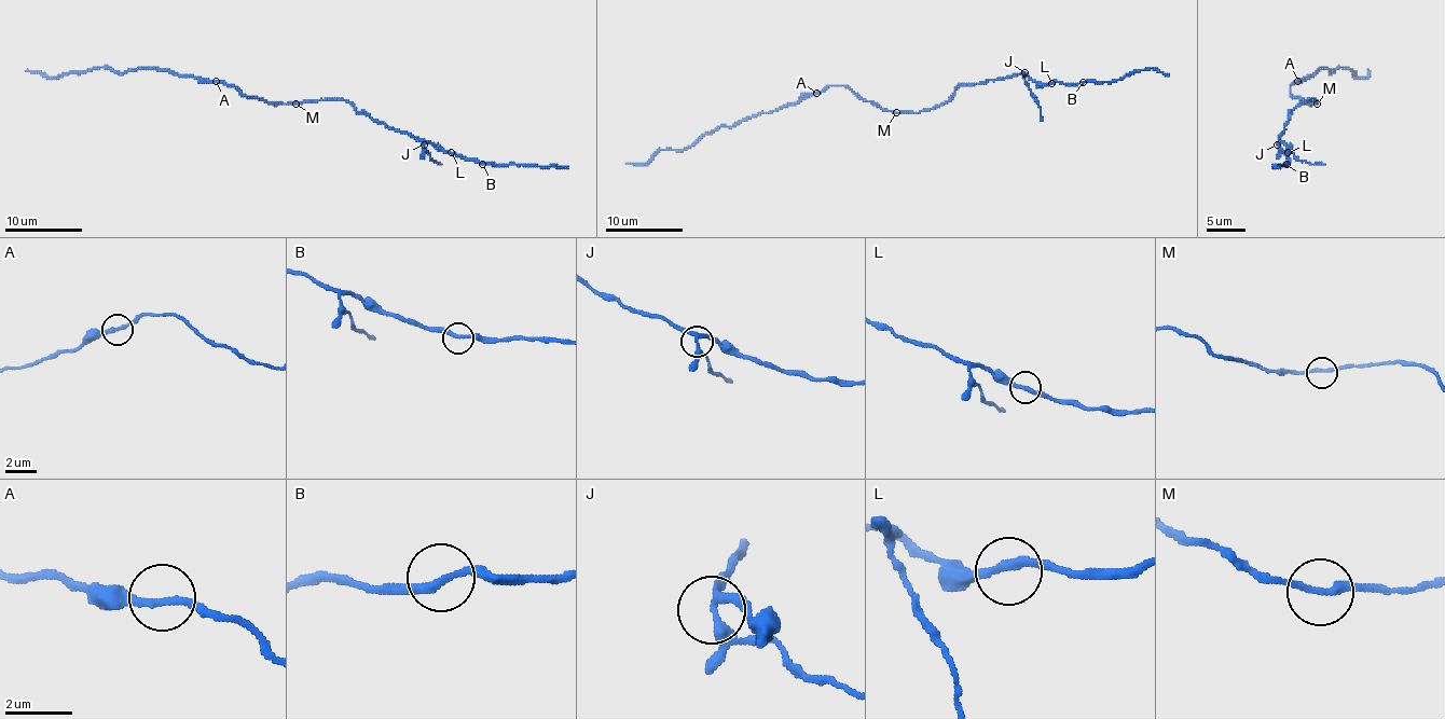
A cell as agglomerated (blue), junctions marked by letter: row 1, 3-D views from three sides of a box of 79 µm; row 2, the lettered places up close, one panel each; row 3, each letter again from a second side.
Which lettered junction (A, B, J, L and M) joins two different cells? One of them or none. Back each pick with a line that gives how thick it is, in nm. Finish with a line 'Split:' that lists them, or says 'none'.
J: 240 nm thick
Split: J

